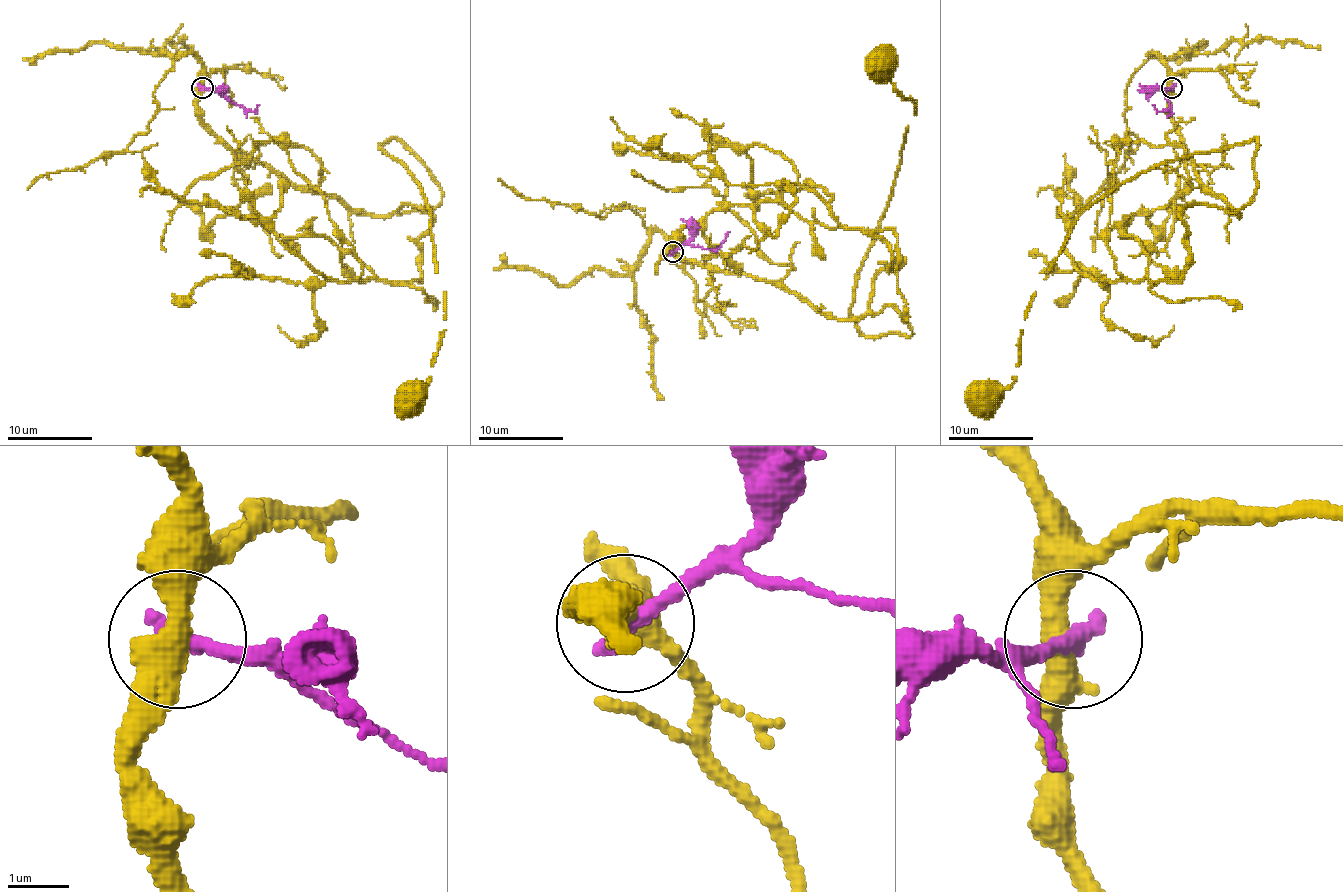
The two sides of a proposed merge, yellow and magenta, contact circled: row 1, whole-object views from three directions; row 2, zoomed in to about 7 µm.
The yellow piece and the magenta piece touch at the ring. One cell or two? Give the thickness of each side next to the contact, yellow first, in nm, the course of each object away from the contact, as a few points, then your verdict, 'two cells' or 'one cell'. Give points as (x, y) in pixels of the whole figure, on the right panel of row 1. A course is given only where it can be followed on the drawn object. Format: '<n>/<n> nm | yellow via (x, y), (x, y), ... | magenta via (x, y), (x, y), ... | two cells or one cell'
480/360 nm | yellow via (1171, 88), (1203, 185), (1239, 215), (1250, 200), (1256, 139), (1097, 198), (1035, 292), (1016, 379), (980, 398) | magenta via (1171, 88), (1165, 90), (1169, 109), (1158, 111), (1152, 105) | two cells

